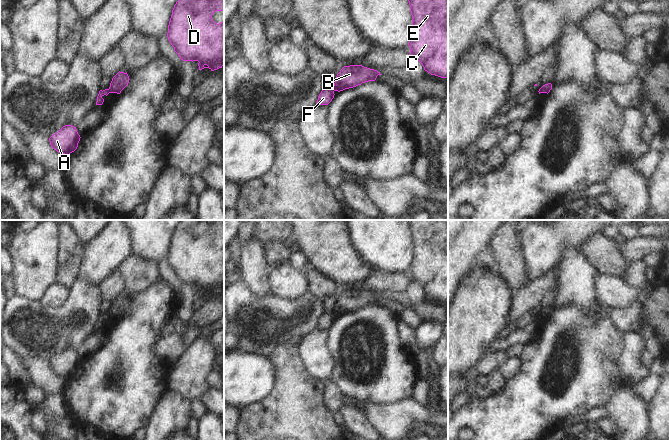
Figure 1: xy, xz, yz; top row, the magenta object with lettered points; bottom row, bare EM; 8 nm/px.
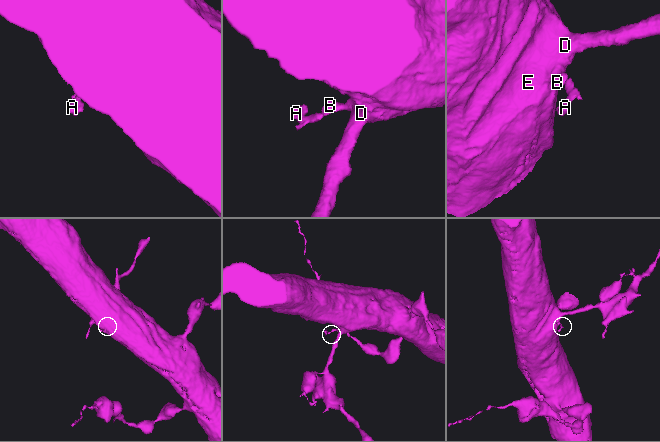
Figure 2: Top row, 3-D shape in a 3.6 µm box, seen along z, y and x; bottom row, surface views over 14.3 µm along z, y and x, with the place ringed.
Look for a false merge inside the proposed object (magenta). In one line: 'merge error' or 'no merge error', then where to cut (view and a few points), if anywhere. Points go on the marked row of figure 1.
merge error; cut xy (108, 89), (110, 92)

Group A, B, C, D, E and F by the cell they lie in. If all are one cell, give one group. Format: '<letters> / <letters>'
A F / B C D E

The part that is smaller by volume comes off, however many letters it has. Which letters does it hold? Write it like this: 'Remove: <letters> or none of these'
Remove: A, F

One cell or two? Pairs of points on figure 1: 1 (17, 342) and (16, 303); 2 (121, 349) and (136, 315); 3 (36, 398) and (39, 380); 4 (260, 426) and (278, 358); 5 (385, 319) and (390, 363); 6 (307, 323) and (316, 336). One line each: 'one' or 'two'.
1: one
2: one
3: two
4: one
5: one
6: two

